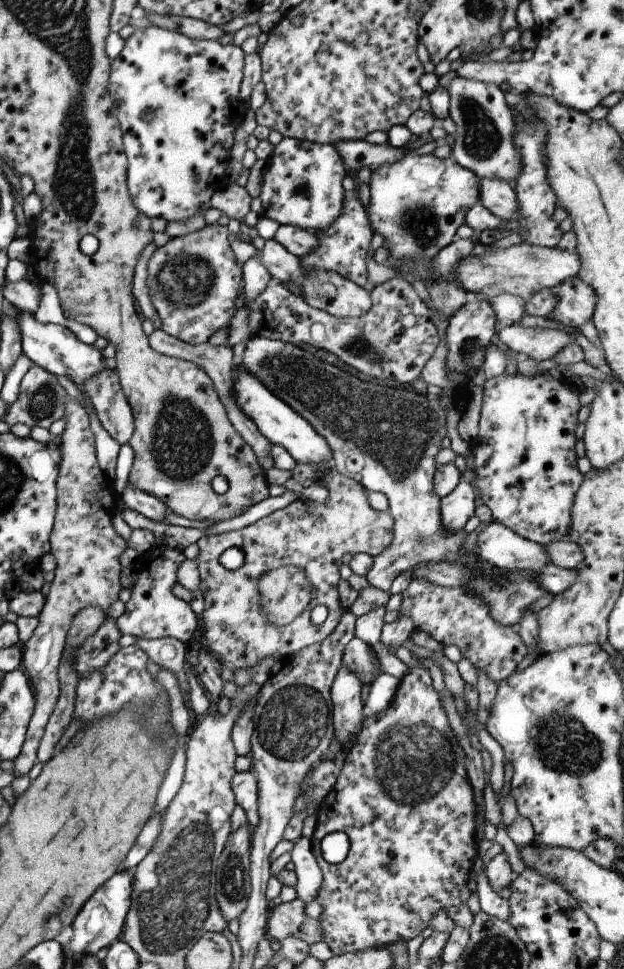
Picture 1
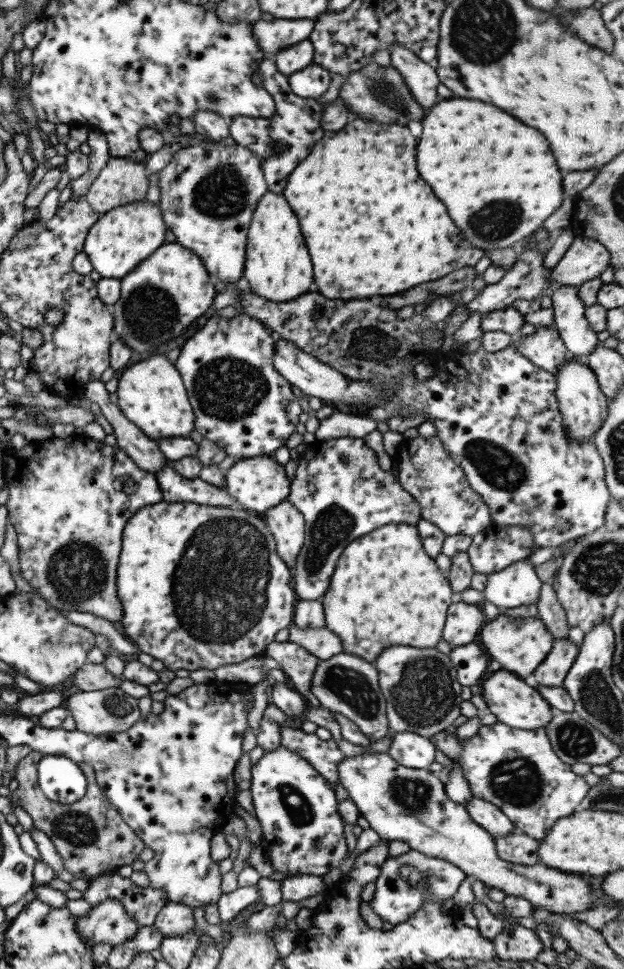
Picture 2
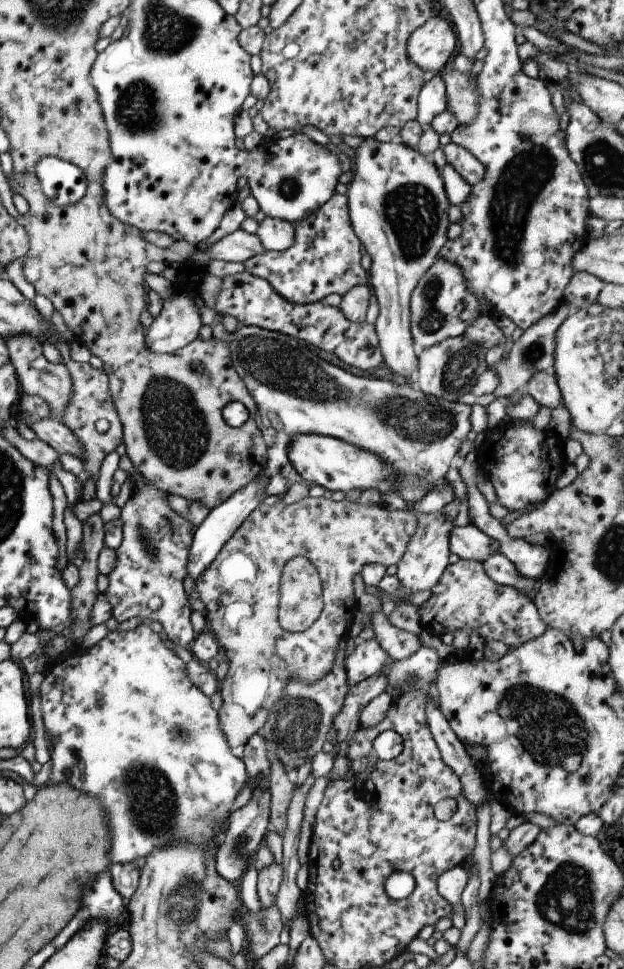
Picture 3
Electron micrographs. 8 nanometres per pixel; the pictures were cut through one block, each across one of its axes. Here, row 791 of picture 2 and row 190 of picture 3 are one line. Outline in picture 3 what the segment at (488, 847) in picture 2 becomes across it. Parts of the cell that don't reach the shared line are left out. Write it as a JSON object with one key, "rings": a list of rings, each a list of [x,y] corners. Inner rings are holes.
{"rings":[[[366,138],[354,149],[350,171],[353,176],[343,188],[347,196],[349,224],[371,258],[368,285],[378,304],[374,330],[384,364],[393,374],[409,381],[417,364],[410,325],[410,296],[417,280],[435,262],[447,242],[448,198],[440,170],[425,157],[402,143],[381,143]]]}

